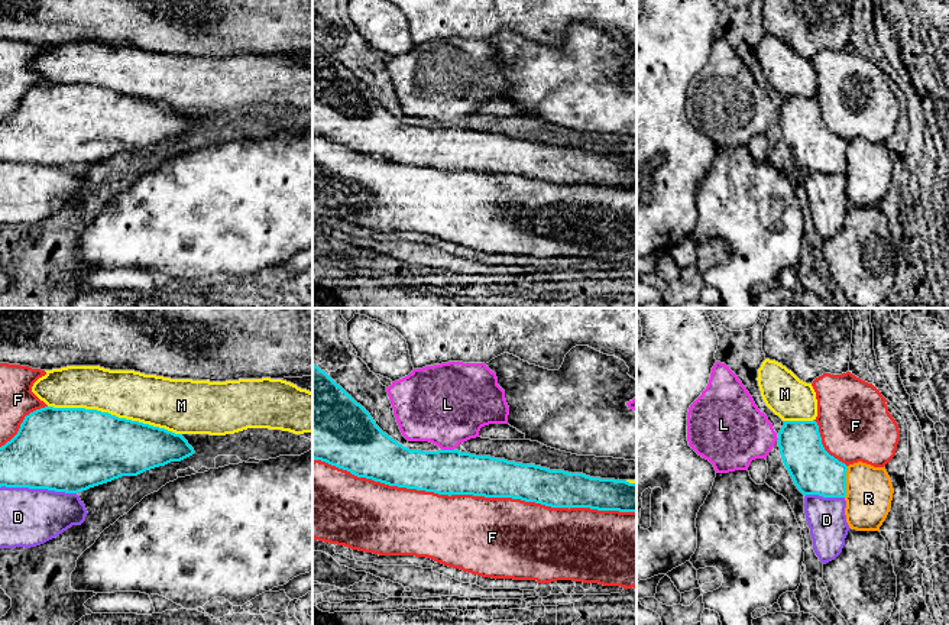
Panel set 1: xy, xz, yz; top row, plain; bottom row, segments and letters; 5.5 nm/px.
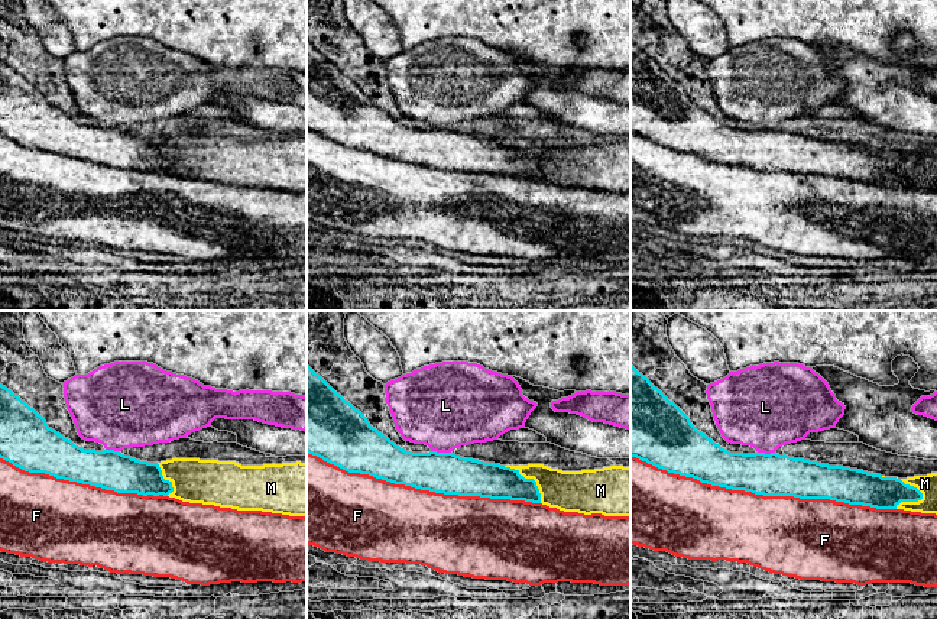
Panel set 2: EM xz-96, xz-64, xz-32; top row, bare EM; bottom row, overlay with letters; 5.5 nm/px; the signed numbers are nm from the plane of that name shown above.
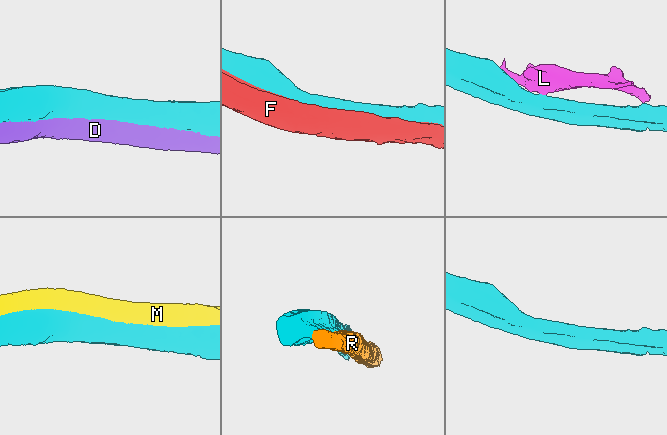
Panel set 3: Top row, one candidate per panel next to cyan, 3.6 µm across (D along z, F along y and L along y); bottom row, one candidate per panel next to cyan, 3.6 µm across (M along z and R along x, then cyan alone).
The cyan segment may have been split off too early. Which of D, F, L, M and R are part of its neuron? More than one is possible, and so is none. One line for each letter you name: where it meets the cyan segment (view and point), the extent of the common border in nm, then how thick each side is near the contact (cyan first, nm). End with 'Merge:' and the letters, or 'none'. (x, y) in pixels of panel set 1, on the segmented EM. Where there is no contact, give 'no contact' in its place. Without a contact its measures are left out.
Merge: none

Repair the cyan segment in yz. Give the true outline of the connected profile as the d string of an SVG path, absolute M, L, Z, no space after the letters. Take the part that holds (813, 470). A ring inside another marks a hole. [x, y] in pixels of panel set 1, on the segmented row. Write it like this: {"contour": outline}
{"contour": "M814 420L784 421L778 447L786 469L804 496L846 496L848 466L825 450Z"}

